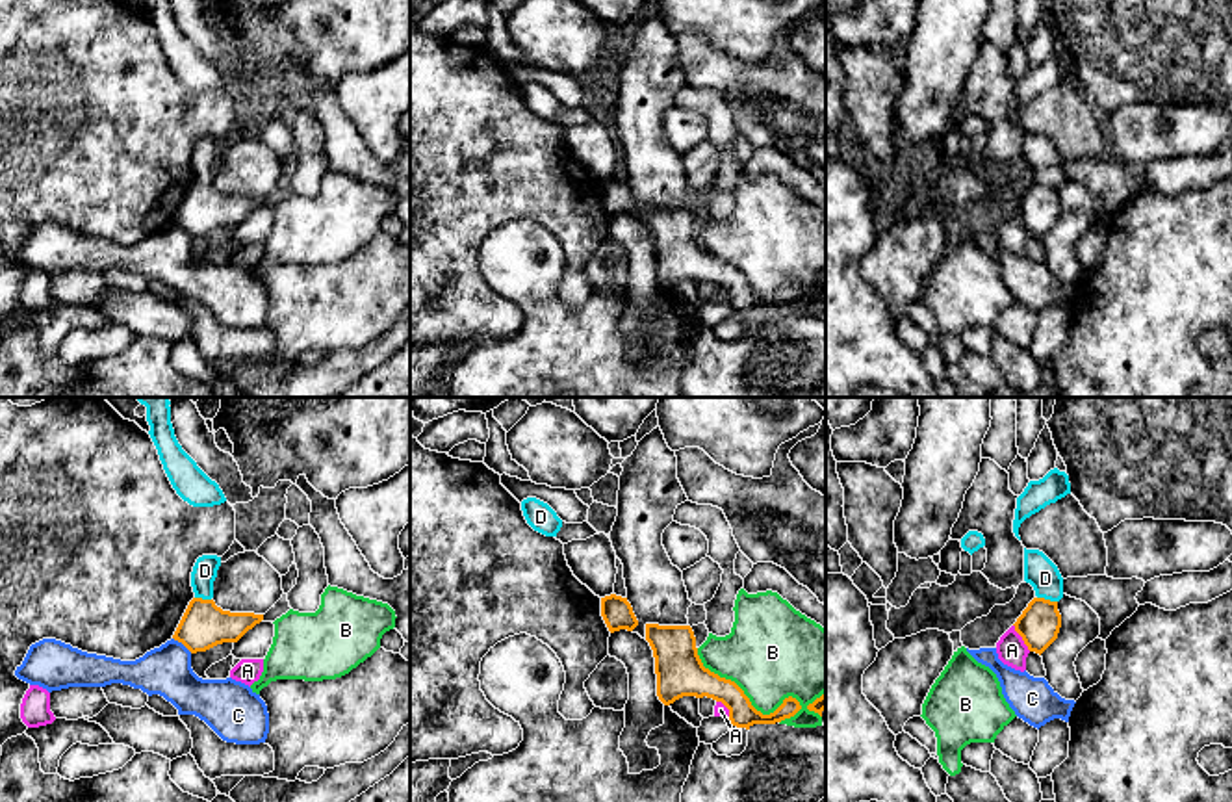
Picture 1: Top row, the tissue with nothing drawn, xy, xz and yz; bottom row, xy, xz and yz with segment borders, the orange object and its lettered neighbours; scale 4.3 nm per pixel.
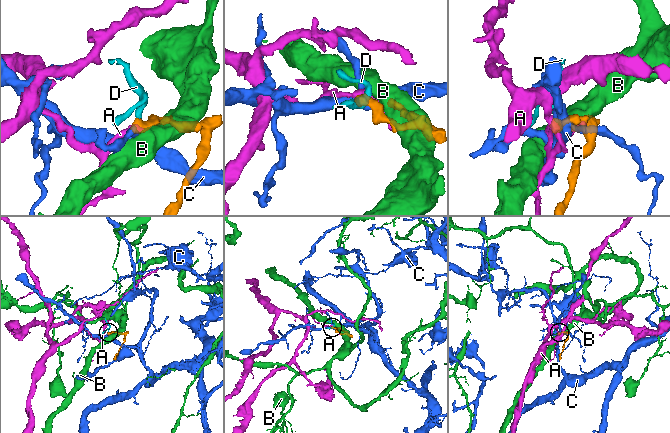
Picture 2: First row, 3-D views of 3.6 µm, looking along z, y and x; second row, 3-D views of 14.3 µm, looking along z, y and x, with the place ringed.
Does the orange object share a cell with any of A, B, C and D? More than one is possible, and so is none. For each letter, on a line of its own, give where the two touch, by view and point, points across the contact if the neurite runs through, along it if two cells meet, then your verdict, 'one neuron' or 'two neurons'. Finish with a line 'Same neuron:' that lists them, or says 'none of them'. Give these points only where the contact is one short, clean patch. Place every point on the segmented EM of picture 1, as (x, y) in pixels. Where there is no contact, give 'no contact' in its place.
A: meets orange in yz at (1021, 635); two neurons
B: meets orange in xz at (746, 697); two neurons
C: meets orange in xy at (182, 643); border along xy (173, 637), (192, 652); two neurons
D: meets orange in yz at (1047, 600); runs through yz (1039, 622), (1047, 600), (1045, 578); one neuron
Same neuron: D

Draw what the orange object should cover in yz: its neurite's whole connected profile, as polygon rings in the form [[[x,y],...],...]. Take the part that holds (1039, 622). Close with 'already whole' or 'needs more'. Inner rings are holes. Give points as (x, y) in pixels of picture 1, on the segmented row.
[[[1024,548],[1024,581],[1033,587],[1035,598],[1013,626],[1028,650],[1041,655],[1061,627],[1058,602],[1063,598],[1063,577],[1043,551]]] | needs more

